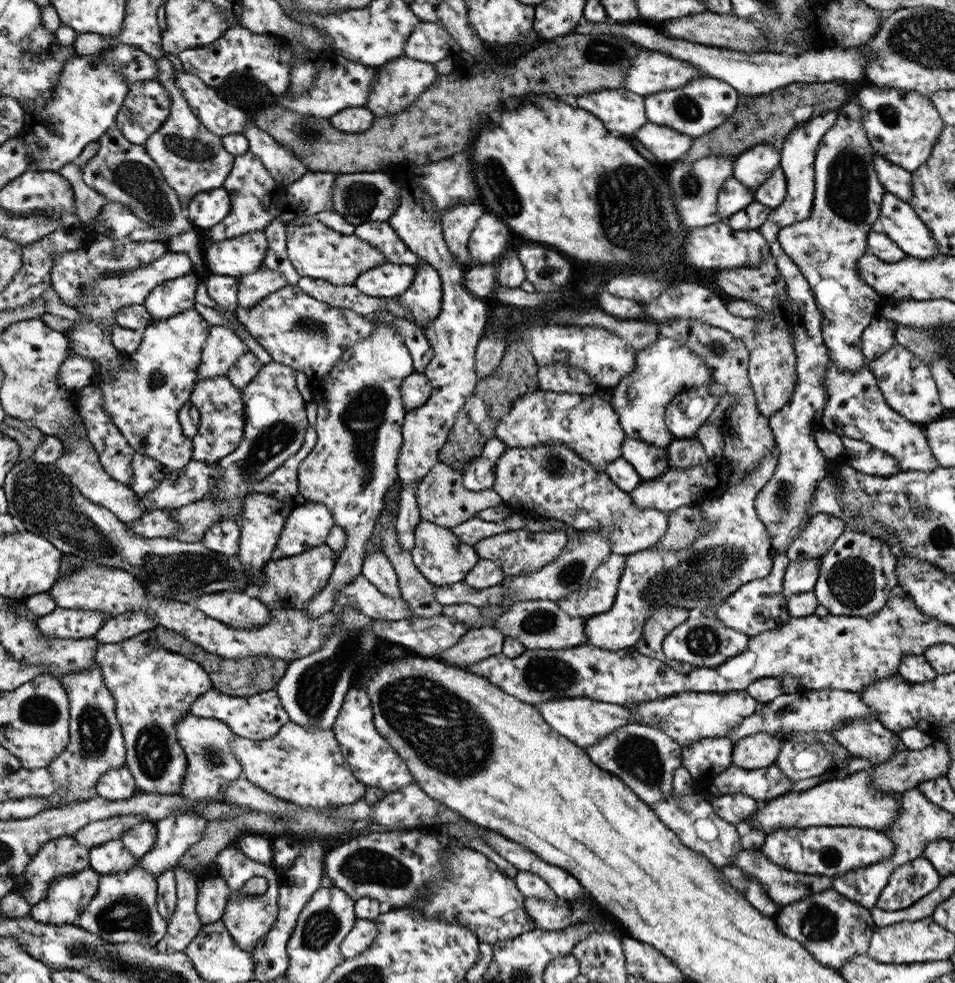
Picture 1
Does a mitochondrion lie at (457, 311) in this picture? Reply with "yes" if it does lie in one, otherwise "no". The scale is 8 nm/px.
no

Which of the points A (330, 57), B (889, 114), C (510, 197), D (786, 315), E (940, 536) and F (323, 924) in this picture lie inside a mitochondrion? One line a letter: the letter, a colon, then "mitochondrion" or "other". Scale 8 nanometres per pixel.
A: other
B: mitochondrion
C: mitochondrion
D: other
E: mitochondrion
F: mitochondrion

